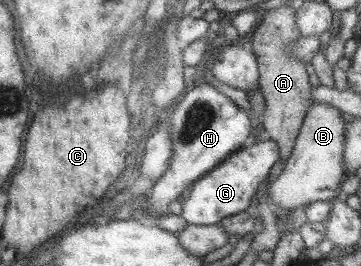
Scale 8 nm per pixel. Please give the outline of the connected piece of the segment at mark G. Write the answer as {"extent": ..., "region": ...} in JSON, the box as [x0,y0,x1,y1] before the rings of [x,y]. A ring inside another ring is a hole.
{"extent":[180,138,279,225],"region":[[[266,138],[240,147],[205,176],[191,183],[192,187],[186,201],[180,200],[180,217],[186,224],[215,225],[223,218],[244,212],[250,205],[252,196],[258,191],[258,185],[268,176],[272,165],[278,161],[279,155],[277,144]]]}

